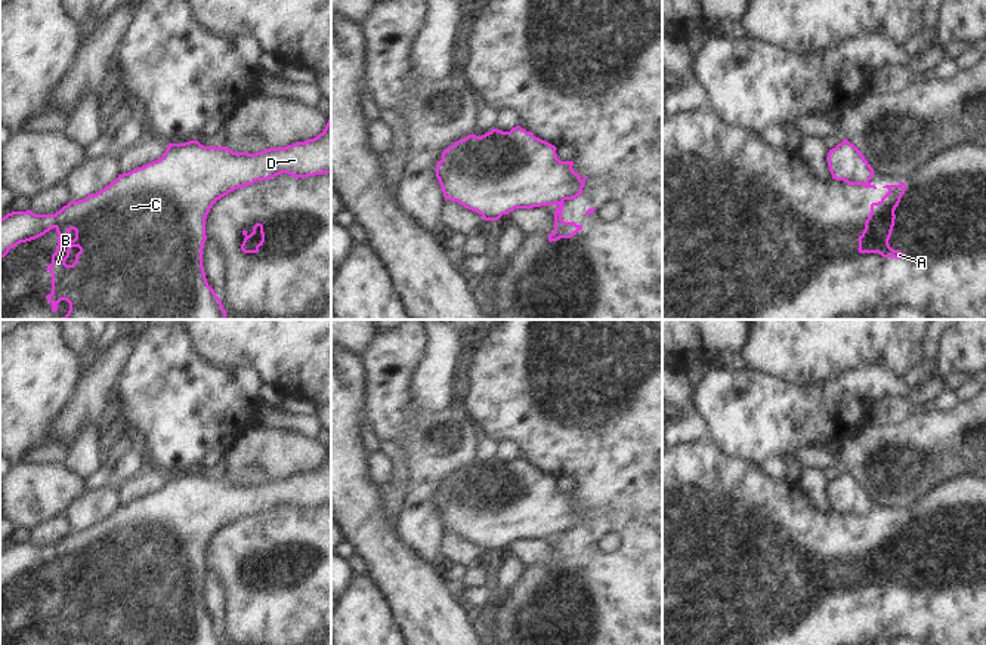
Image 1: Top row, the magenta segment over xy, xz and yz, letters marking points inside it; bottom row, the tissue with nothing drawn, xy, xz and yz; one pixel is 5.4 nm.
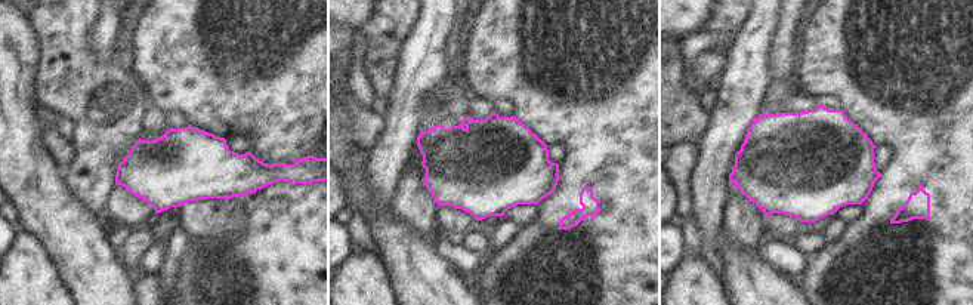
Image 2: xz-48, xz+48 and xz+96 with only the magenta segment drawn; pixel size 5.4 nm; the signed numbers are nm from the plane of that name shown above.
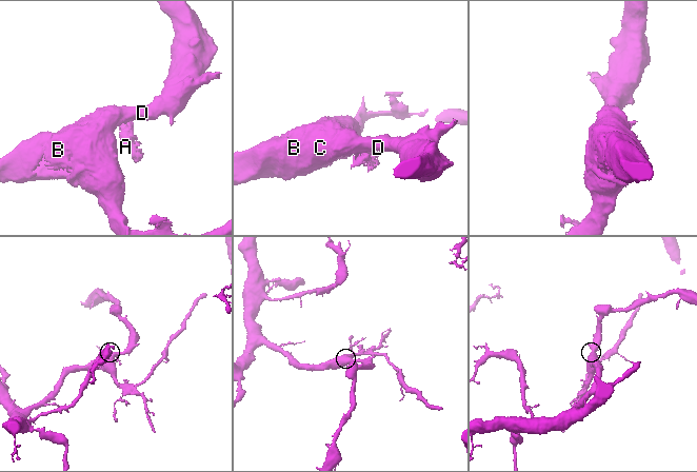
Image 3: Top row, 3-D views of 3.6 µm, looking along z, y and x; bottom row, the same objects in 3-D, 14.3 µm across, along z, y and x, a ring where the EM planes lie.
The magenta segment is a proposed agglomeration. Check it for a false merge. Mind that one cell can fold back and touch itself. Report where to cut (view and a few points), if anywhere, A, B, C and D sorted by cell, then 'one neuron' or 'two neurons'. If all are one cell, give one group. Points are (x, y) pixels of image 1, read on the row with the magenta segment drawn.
cut xz (580, 178), (580, 187), (566, 198); groups A / B C D; two neurons

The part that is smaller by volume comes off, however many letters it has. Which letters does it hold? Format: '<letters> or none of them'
A

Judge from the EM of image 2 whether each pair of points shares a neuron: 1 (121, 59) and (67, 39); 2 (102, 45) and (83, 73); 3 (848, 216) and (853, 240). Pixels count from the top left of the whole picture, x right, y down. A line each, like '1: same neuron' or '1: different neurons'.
1: different neurons
2: different neurons
3: different neurons

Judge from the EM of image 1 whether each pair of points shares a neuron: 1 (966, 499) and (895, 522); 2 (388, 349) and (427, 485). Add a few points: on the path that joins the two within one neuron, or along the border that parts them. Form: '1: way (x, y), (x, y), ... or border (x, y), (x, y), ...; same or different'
1: way (948, 506), (930, 515), (912, 515); same
2: way (388, 383), (390, 410), (427, 447), (427, 451); same

